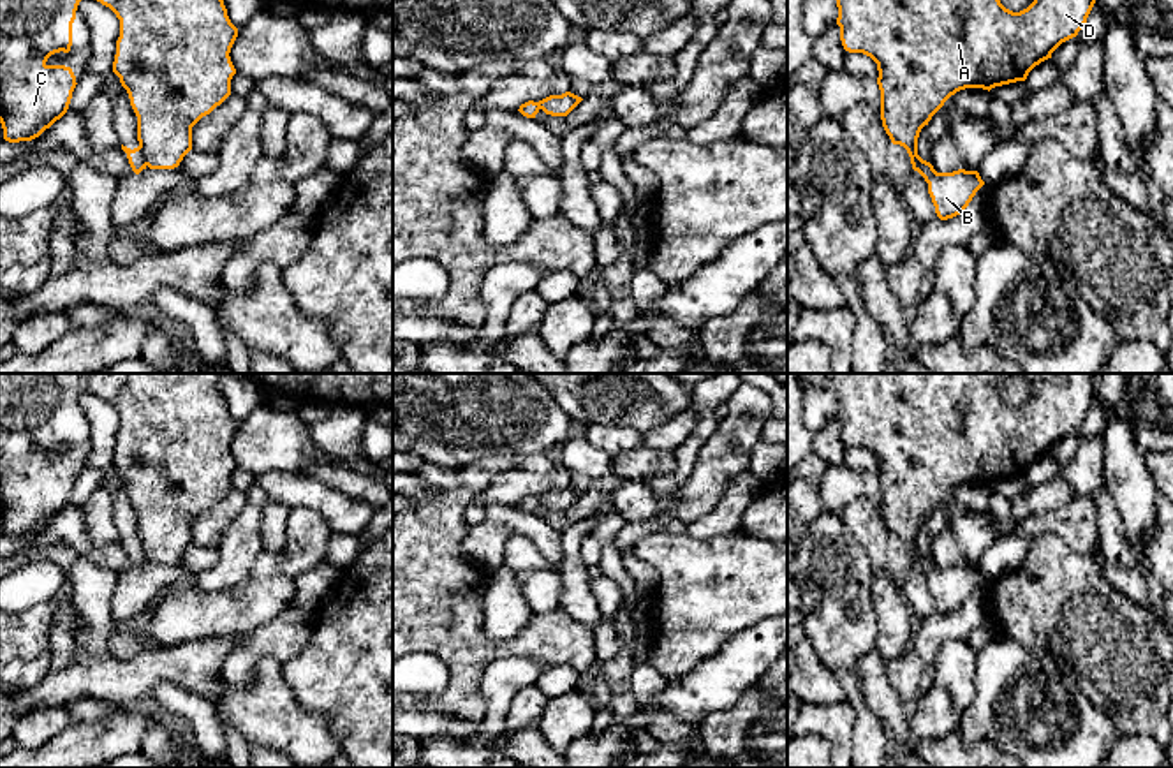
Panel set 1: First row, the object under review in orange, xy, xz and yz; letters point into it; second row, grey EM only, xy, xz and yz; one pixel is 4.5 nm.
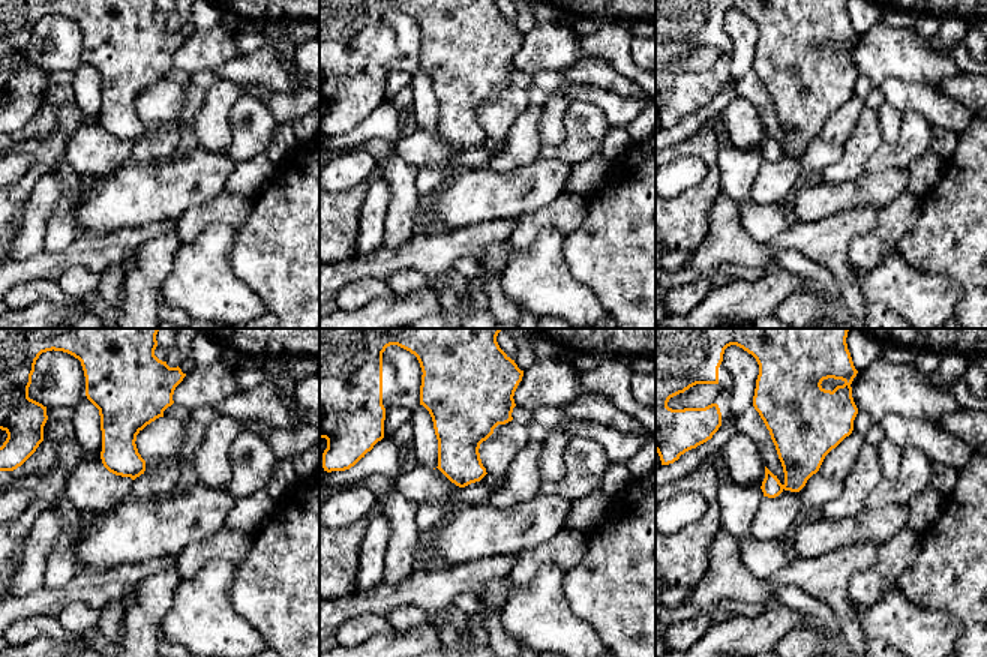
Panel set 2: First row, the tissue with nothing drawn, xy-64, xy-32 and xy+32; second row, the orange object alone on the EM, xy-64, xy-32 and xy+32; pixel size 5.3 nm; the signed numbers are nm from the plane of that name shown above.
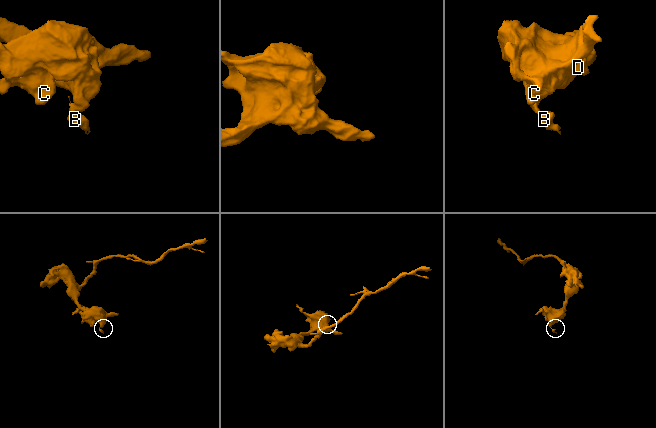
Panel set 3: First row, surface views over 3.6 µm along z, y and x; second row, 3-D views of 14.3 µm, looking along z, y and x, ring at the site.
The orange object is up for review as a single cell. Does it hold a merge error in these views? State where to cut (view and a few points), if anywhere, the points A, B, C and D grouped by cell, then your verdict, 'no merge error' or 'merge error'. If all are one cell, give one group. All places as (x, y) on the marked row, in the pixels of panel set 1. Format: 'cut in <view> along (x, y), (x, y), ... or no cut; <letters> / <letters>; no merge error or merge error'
cut in xy along (140, 145), (147, 164); A C D / B; merge error

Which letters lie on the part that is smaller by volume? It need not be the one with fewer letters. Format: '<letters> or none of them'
B

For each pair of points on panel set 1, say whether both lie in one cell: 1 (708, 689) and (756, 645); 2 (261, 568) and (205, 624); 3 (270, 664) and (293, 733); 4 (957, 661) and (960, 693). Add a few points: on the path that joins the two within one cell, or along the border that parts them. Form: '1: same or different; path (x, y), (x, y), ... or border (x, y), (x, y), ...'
1: same; path (721, 680), (744, 657)
2: different; border (250, 575), (287, 575), (293, 580)
3: same; path (270, 682), (270, 710), (275, 716)
4: same; path (957, 668), (960, 686)

